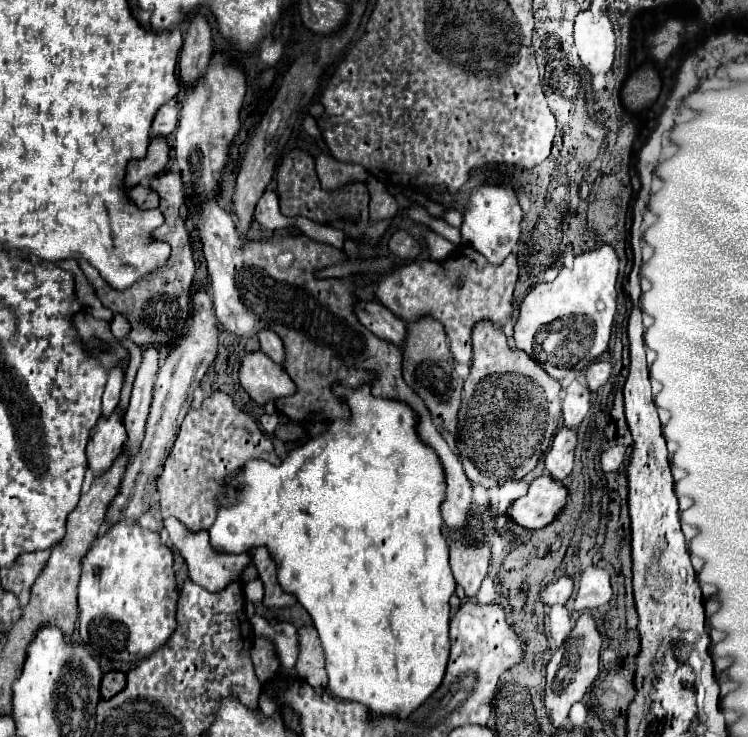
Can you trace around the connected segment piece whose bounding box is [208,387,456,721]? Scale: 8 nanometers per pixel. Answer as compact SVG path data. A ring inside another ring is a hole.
M334 387L336 395L342 395L348 399L348 405L352 409L352 423L334 421L326 435L316 437L308 441L304 447L292 451L280 465L272 465L268 461L250 461L244 465L244 469L234 477L234 485L240 489L238 501L230 507L224 507L218 511L214 525L208 529L210 533L210 545L218 553L244 553L252 547L266 545L270 549L270 555L278 563L278 581L286 593L294 593L298 601L304 605L304 609L310 613L312 623L320 635L324 653L326 653L326 671L328 671L328 689L344 699L344 701L358 701L368 707L370 719L382 719L382 717L394 717L398 721L404 721L414 709L418 709L442 683L448 657L450 657L450 597L456 589L454 575L450 573L448 565L448 543L442 535L442 515L440 515L440 503L444 499L444 473L442 465L436 457L436 453L426 447L420 437L416 435L416 415L412 409L400 401L392 399L380 399L372 397L368 387L362 389L344 389Z

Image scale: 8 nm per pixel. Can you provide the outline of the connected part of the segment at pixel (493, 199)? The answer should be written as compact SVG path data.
M485 182L472 193L468 205L470 211L464 213L464 223L460 227L462 241L474 245L474 249L480 251L488 261L502 263L512 253L512 247L518 243L522 231L524 211L518 195L506 183Z

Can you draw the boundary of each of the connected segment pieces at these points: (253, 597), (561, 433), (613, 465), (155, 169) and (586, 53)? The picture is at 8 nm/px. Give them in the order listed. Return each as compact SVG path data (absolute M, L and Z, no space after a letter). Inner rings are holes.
M259 578L249 581L244 586L244 594L246 599L257 602L262 601L264 596L263 583Z
M560 427L552 439L552 447L544 453L546 471L562 481L572 473L574 467L574 449L578 445L578 429Z
M624 445L606 449L602 453L602 469L604 469L604 473L620 471L624 467L624 461L626 461L626 447Z
M152 137L148 155L144 159L134 159L128 163L128 173L126 173L126 187L134 187L140 181L150 181L152 177L160 175L166 165L168 165L168 141L166 137Z
M578 13L574 25L574 39L580 61L592 77L598 73L610 73L614 63L614 31L610 19L604 13Z

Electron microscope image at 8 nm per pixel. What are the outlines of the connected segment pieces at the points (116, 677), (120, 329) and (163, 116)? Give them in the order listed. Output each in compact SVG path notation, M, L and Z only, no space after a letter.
M110 671L102 677L102 699L110 699L126 687L126 675L122 671Z
M114 313L114 317L112 317L112 323L110 323L110 329L112 329L114 337L118 337L118 339L124 339L124 337L130 333L130 323L128 323L128 319L126 319L124 315L118 315L118 313Z
M170 103L162 105L152 123L152 135L170 135L178 125L178 109Z

